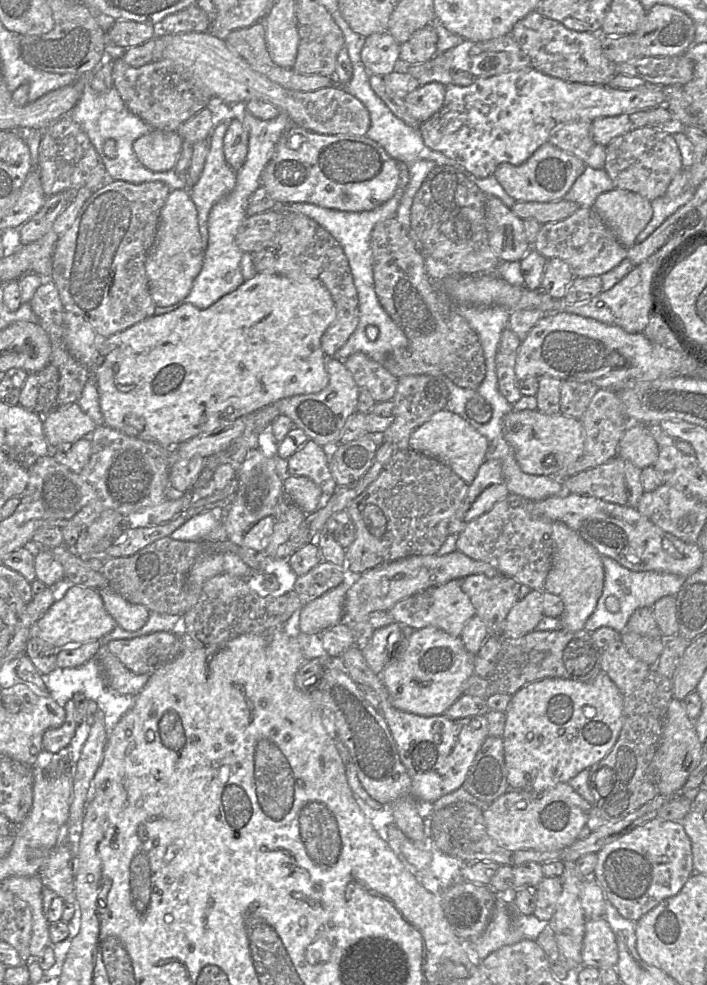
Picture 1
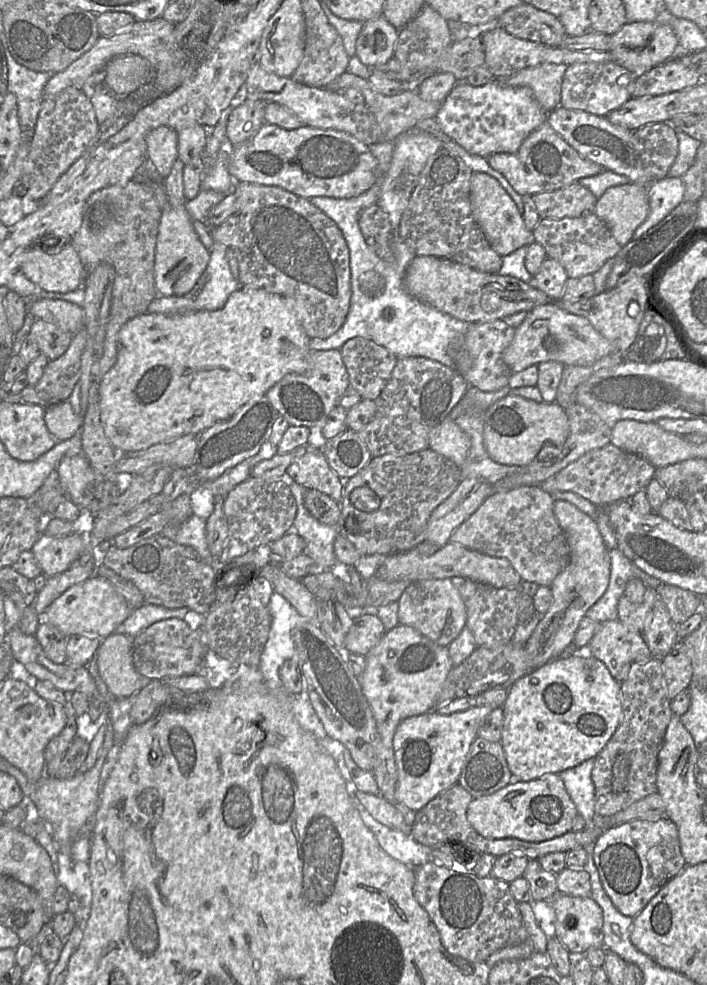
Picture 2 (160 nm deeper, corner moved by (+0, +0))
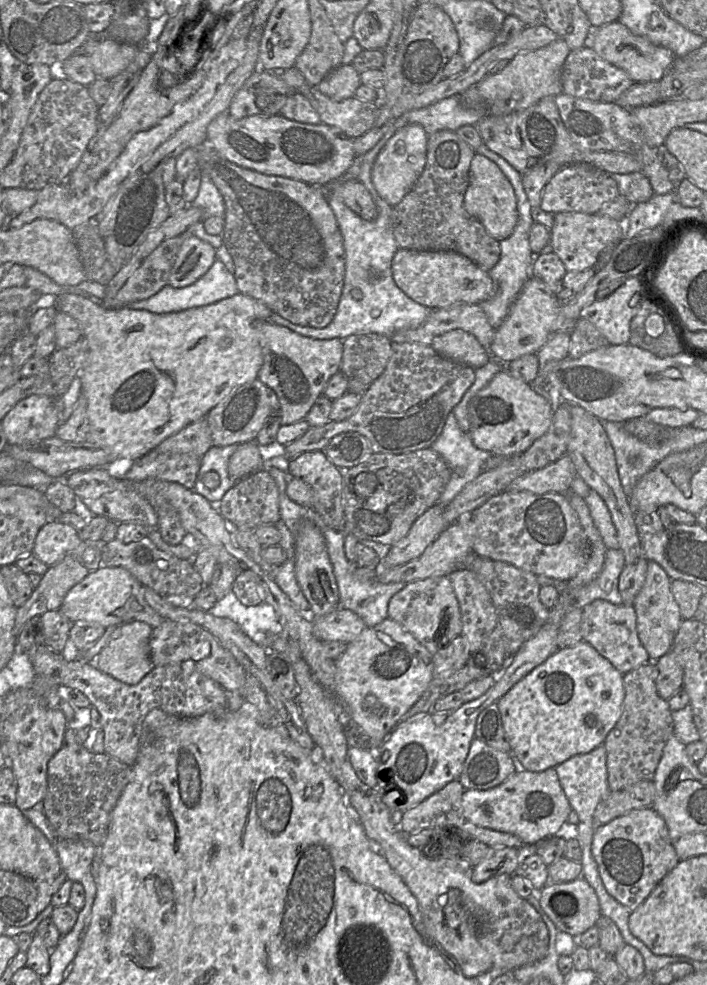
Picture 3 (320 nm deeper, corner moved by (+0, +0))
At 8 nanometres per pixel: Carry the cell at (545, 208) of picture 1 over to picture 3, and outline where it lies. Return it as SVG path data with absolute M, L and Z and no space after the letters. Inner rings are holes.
M576 163L562 166L550 179L544 188L540 208L552 214L597 214L604 204L614 200L618 195L617 183L608 173L585 163Z

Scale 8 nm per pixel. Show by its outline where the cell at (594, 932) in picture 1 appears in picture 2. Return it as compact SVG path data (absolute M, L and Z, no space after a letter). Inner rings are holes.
M557 893L552 899L556 914L555 936L569 952L586 953L591 947L603 947L603 914L589 897Z

